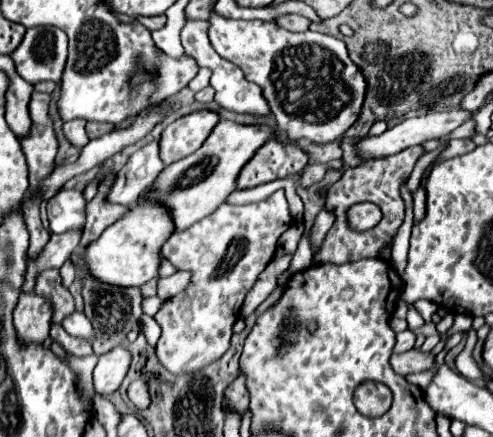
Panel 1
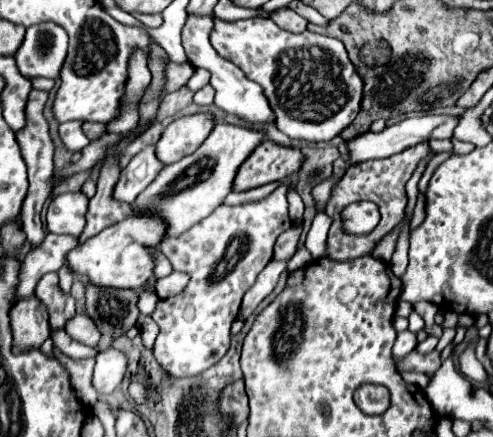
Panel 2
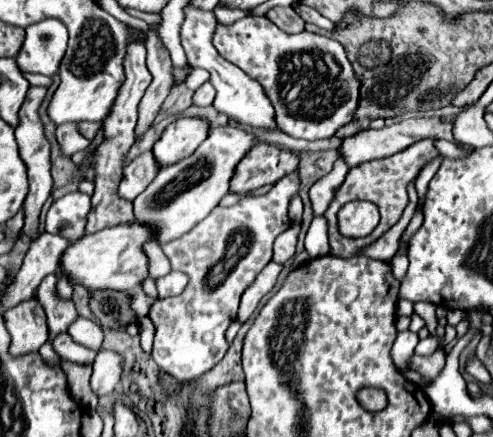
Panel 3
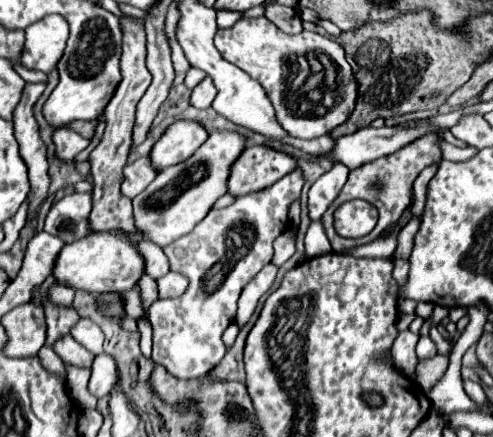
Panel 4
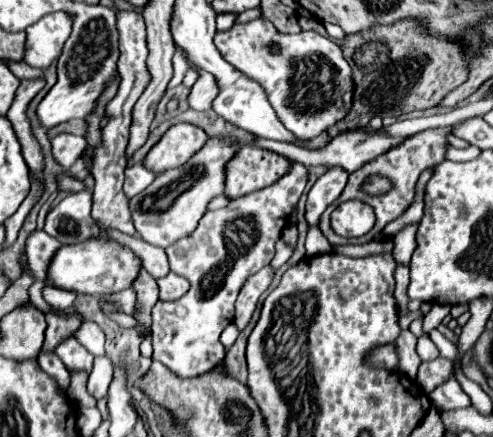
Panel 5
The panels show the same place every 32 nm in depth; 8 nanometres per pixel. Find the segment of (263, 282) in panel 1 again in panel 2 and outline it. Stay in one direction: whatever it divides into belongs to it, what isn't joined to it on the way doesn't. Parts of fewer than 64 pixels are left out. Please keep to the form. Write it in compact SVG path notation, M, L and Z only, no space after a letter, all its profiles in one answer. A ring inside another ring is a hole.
M272 260L260 274L258 274L258 278L256 278L256 282L254 282L254 286L244 294L244 298L242 298L242 306L240 306L240 314L238 314L238 318L244 322L254 310L256 310L256 306L274 290L274 286L276 286L276 282L278 282L278 276L282 274L286 270L286 262L276 262L276 260Z

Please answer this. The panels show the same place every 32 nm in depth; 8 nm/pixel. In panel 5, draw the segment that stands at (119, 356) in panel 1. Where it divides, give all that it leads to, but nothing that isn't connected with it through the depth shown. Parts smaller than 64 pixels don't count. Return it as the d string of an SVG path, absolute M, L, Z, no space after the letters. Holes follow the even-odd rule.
M106 356L96 358L94 368L90 372L90 378L88 378L88 386L86 386L88 394L94 396L96 400L104 398L110 382L112 382L112 362Z

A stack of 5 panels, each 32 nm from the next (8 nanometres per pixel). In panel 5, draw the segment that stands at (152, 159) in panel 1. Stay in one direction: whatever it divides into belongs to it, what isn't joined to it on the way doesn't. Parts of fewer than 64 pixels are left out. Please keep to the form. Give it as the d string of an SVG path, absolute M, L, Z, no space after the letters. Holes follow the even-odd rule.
M142 164L136 166L128 166L126 168L126 182L124 182L124 194L128 198L134 198L136 194L140 194L144 188L148 188L152 184L154 176L152 172L148 172Z

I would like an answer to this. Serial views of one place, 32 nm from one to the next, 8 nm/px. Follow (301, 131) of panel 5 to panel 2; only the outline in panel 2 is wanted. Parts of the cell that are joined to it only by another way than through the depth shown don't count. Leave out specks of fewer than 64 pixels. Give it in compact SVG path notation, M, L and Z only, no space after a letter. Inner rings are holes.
M246 18L238 22L216 20L210 40L222 58L236 64L250 80L258 82L264 88L270 106L274 108L278 130L282 130L290 138L300 138L308 142L332 140L356 118L362 100L362 78L356 74L340 40L308 30L302 34L292 34L278 28L270 18Z

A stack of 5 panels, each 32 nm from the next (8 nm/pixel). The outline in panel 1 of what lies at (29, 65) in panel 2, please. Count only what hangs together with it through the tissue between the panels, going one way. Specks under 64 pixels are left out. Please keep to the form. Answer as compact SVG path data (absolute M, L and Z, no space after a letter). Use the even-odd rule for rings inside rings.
M56 26L28 28L20 46L12 52L16 72L36 84L40 80L60 82L66 64L68 36Z

